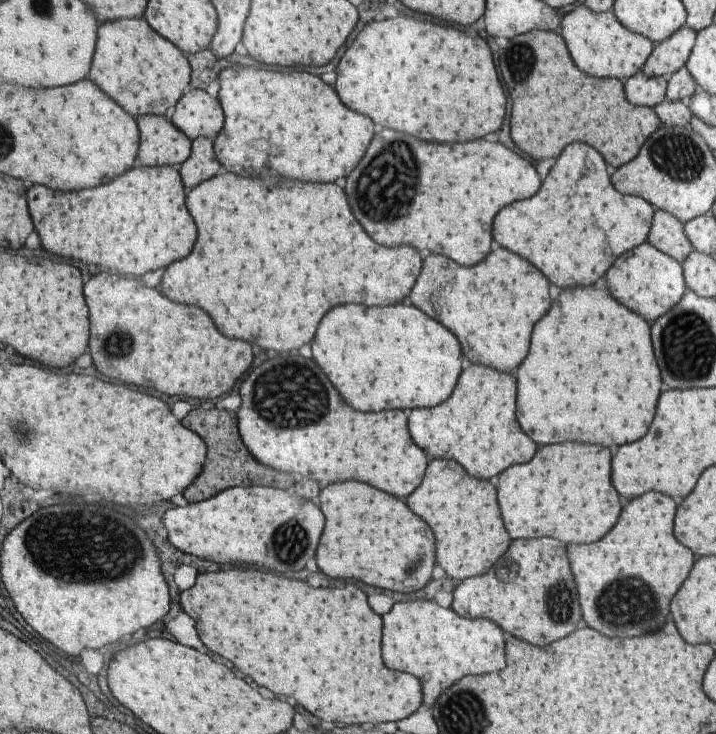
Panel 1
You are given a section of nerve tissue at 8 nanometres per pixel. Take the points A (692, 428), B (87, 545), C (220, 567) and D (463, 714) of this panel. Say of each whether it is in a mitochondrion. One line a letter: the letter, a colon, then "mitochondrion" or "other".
A: other
B: mitochondrion
C: other
D: mitochondrion

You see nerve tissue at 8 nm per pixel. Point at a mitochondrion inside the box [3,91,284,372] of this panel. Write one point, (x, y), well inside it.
(117, 344)

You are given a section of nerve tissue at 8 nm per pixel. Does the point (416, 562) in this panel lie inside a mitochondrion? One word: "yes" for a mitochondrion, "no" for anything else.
yes

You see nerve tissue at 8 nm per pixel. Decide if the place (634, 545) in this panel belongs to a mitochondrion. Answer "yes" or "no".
no

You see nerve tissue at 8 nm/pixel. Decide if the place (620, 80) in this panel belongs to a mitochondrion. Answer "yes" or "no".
no

